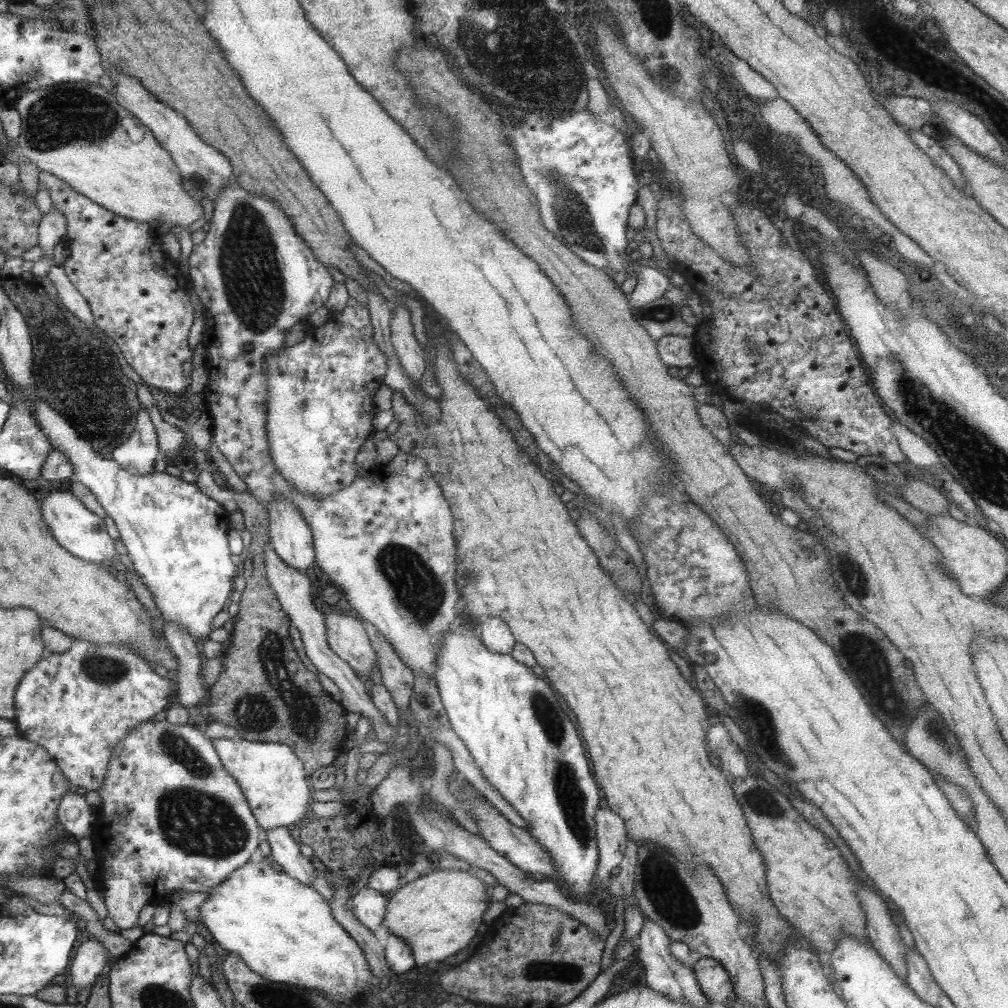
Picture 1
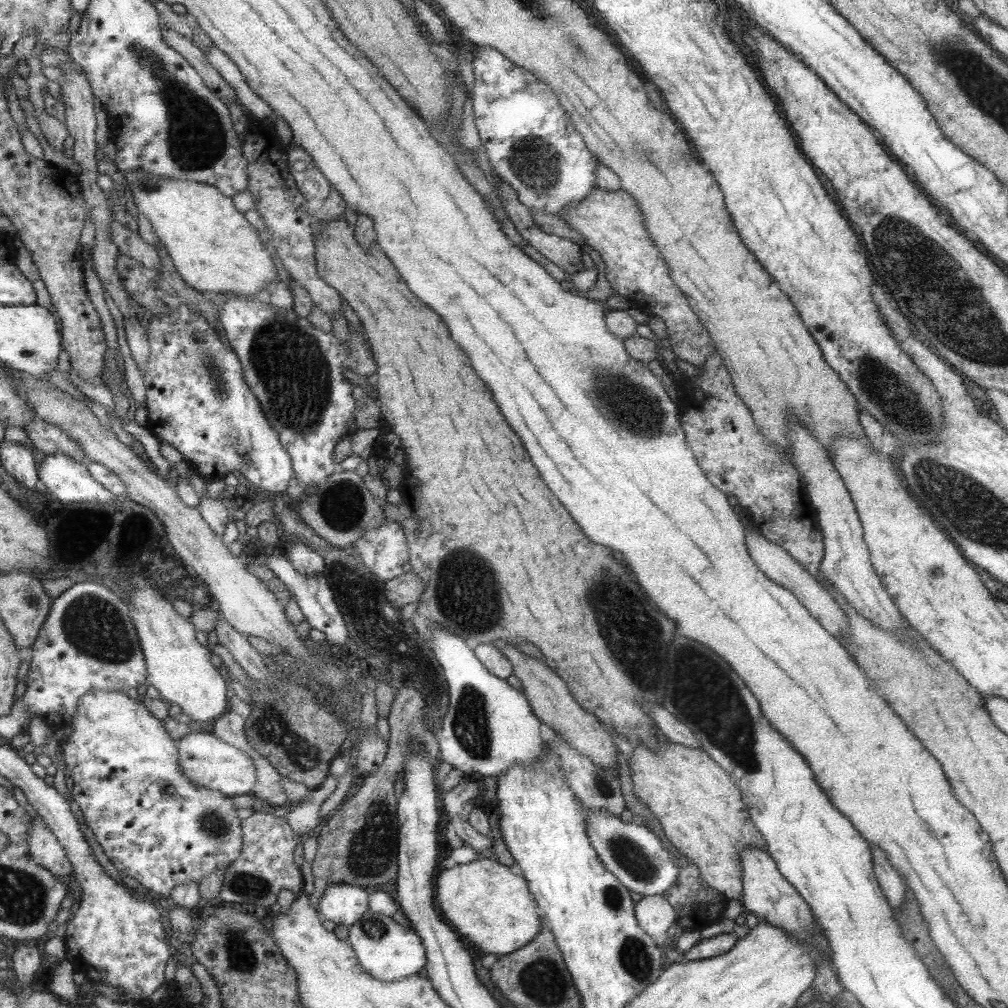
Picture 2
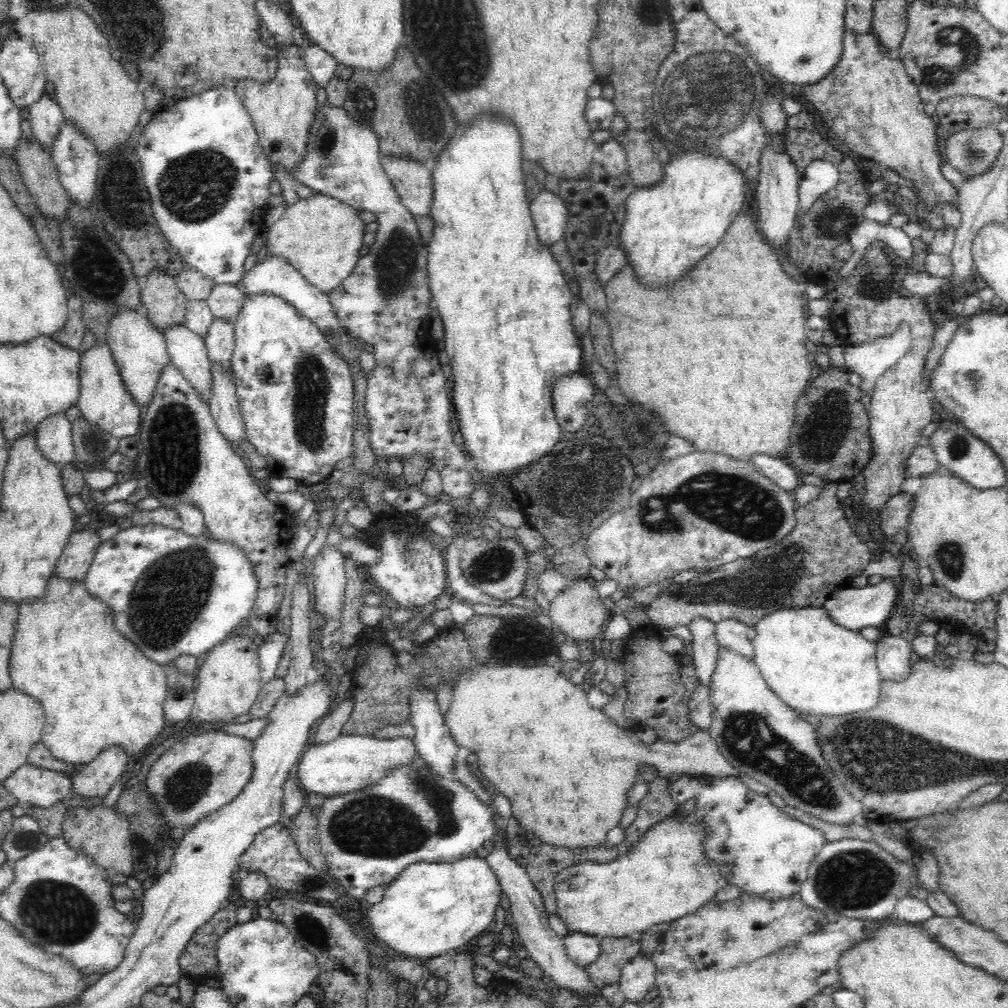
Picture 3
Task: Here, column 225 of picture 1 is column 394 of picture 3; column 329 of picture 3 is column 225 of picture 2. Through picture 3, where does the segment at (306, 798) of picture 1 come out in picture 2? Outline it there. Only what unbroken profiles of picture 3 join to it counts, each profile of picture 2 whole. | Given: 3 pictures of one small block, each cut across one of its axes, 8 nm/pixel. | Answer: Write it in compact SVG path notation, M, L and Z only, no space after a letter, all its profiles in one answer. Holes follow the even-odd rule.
M200 728L188 733L178 740L177 748L180 750L181 772L190 781L208 789L219 790L230 798L252 794L256 783L256 770L252 760L244 752L216 738L209 730Z

